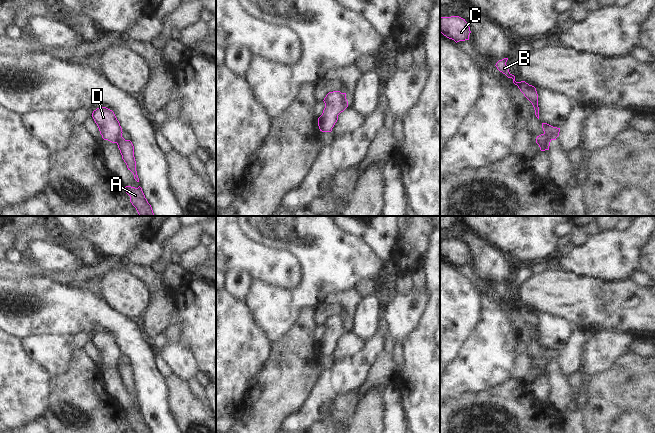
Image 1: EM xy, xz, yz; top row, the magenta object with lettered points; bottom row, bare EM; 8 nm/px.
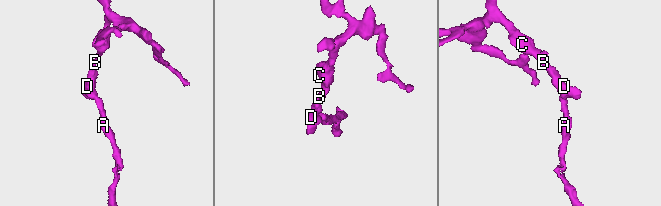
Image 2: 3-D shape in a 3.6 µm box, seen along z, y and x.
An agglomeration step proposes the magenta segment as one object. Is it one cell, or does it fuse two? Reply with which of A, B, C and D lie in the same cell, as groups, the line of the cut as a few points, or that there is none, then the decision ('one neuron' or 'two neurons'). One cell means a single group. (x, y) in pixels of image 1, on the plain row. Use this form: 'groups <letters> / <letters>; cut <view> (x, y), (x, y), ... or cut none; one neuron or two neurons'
groups A / B C D; cut xy (121, 358), (115, 366); two neurons

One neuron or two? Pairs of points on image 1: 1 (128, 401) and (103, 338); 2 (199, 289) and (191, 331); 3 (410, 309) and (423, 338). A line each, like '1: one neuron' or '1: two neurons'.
1: one neuron
2: one neuron
3: two neurons

